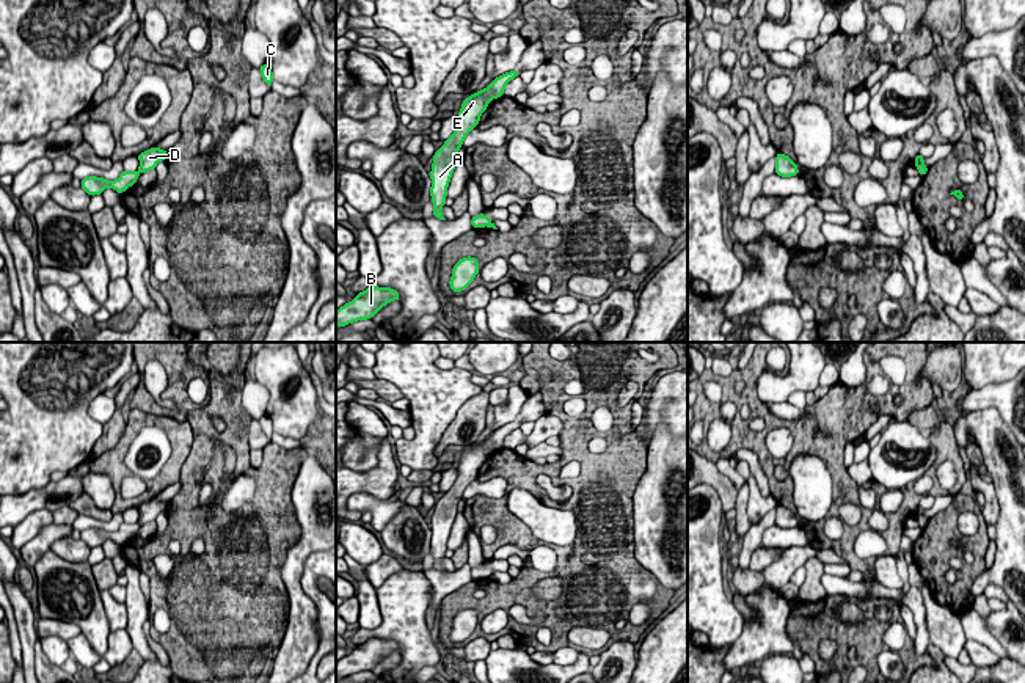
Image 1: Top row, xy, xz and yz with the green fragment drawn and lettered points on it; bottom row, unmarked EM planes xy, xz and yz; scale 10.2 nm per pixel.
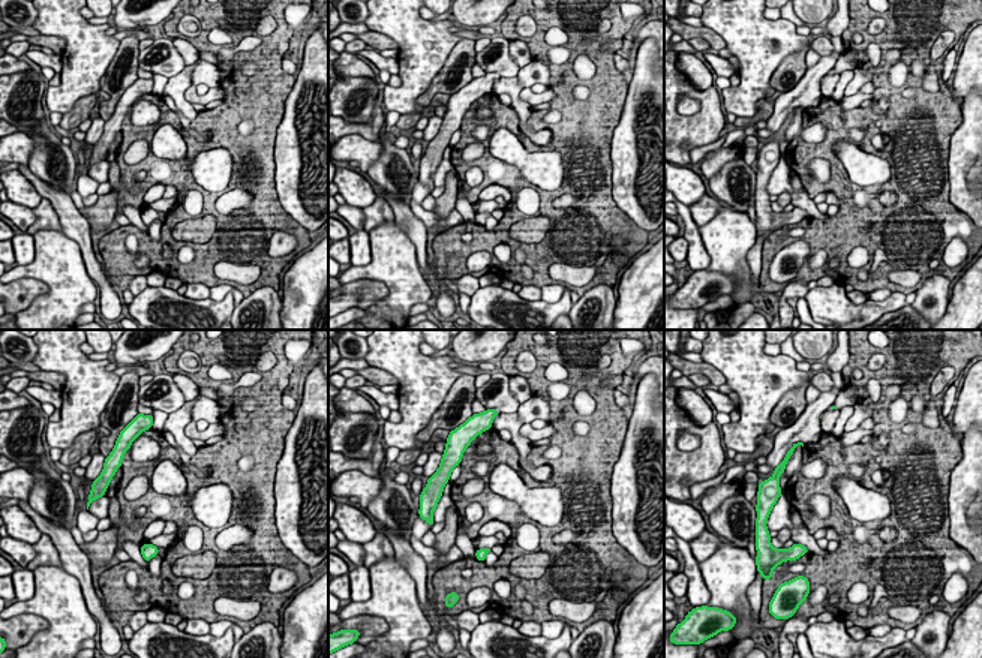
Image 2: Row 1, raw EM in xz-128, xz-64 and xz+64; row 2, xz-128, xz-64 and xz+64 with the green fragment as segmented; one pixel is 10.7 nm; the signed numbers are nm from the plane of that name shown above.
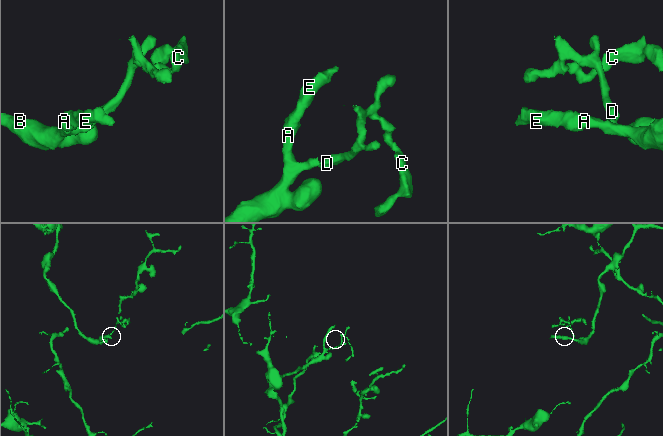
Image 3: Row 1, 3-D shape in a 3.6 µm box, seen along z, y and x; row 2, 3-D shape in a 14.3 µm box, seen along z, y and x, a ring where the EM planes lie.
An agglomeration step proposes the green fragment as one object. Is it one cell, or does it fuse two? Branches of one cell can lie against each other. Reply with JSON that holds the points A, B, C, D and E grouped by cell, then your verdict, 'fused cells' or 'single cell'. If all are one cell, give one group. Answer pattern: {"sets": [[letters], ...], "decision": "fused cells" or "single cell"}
{"sets": [["A", "B", "E"], ["C", "D"]], "decision": "fused cells"}

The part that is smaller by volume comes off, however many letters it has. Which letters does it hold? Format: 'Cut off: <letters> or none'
Cut off: C, D

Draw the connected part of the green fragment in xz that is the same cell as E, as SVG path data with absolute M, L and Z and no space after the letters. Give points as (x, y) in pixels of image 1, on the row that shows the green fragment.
M516 69L505 72L496 77L487 88L482 91L472 93L461 104L458 111L458 124L454 133L444 141L444 144L435 152L430 179L430 196L433 203L433 217L440 220L446 220L441 214L441 207L446 206L446 192L458 163L457 154L463 146L465 137L477 127L480 122L480 115L487 110L488 102L504 96L505 85L518 77L520 72Z

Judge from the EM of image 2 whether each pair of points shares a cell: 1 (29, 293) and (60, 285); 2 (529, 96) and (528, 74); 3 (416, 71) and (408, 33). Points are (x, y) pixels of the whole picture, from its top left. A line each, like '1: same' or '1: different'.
1: different
2: different
3: same

